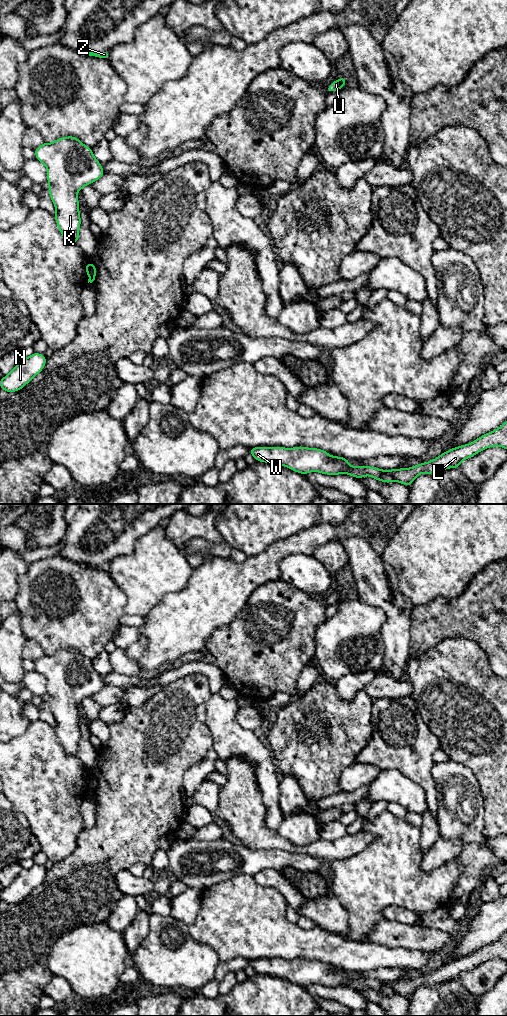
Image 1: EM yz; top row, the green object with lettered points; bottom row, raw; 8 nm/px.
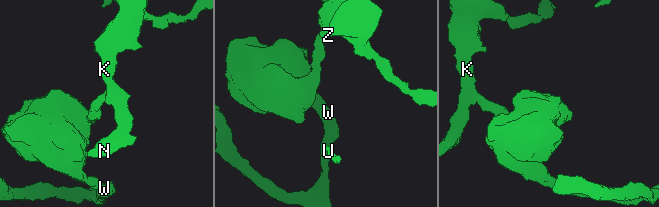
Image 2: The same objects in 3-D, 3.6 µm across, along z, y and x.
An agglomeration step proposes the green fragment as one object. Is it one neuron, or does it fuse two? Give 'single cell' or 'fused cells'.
fused cells

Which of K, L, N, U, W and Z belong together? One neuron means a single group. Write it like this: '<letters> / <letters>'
K N U Z / L W

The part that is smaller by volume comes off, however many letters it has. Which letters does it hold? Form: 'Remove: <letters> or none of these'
Remove: K, N, U, Z

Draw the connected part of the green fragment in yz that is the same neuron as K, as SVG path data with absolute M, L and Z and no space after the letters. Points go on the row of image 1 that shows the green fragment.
M76 136L44 142L34 151L35 159L47 168L47 191L56 209L53 216L58 230L67 243L78 243L81 217L77 192L104 175L101 162Z

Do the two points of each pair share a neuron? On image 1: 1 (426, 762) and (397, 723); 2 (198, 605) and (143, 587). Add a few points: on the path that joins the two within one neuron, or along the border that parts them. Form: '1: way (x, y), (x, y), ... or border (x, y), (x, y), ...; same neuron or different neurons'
1: way (416, 752), (414, 745), (401, 733); same neuron
2: border (187, 585), (179, 591), (168, 592), (149, 611); different neurons

